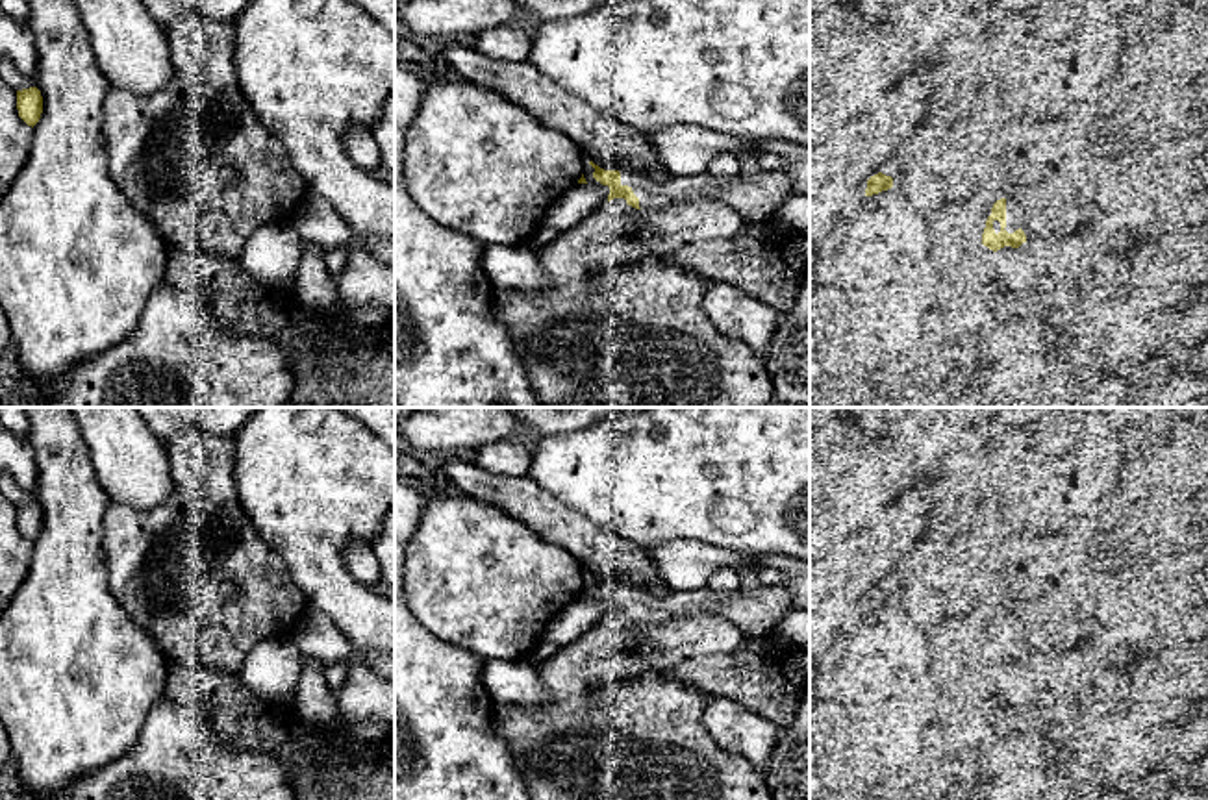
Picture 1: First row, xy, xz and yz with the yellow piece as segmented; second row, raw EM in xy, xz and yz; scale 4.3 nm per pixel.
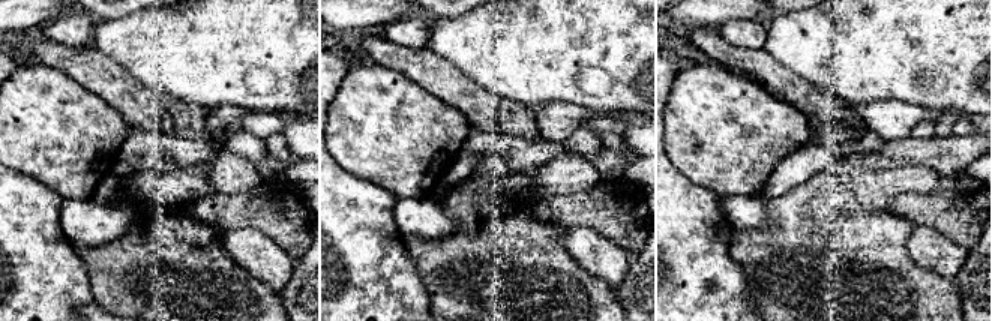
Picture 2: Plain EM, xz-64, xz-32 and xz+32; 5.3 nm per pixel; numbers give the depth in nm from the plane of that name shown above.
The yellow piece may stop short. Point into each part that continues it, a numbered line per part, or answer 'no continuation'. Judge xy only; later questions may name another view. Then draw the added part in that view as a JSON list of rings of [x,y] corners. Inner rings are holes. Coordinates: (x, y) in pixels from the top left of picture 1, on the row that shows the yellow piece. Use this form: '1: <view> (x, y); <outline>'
no continuation

